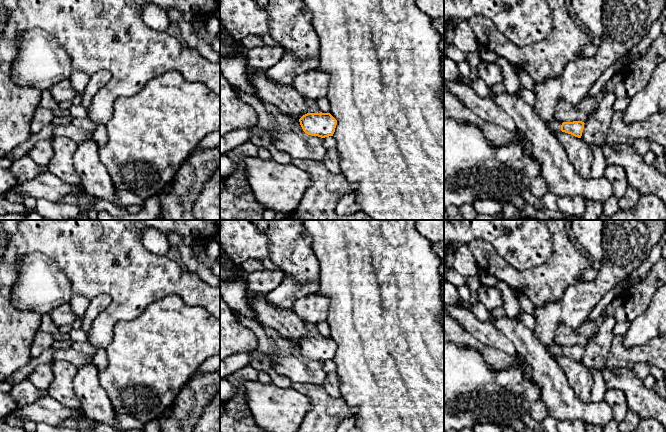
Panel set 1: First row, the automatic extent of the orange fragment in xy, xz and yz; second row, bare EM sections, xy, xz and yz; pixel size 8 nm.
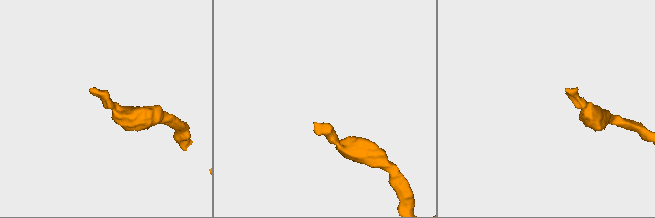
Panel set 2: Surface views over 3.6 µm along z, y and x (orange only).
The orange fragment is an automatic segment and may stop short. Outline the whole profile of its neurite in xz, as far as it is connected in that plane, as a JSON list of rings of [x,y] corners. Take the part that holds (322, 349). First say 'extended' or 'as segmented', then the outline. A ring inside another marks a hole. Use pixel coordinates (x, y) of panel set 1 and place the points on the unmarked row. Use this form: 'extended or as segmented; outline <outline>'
extended; outline [[[309,322],[303,324],[308,334],[308,337],[299,343],[303,355],[321,362],[333,360],[337,344],[330,337],[322,337],[315,324]]]

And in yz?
extended; outline [[[554,342],[548,349],[548,352],[553,357],[558,357],[560,355],[571,358],[575,361],[581,362],[584,353],[584,346],[573,345],[573,346],[563,346],[561,347],[556,342]]]

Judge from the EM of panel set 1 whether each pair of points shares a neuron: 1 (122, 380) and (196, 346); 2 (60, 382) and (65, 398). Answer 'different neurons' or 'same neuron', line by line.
1: same neuron
2: same neuron

